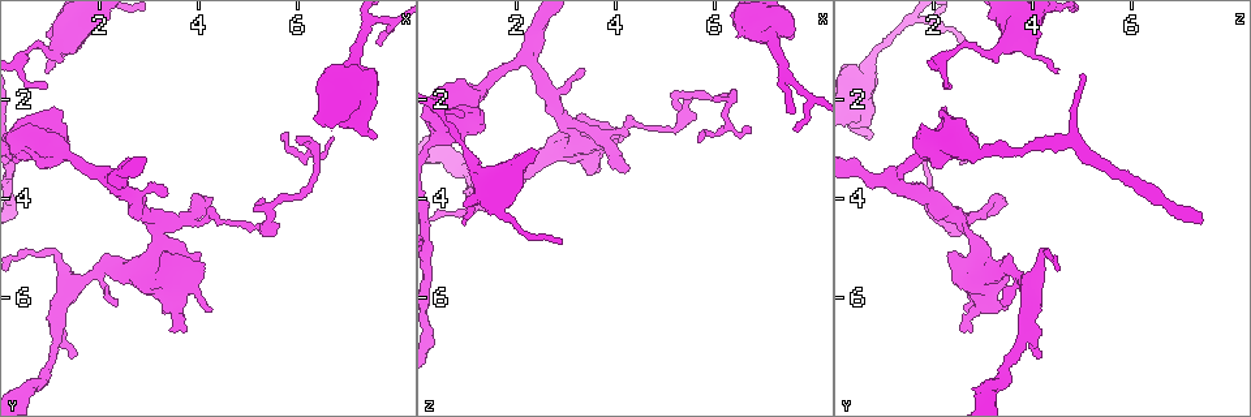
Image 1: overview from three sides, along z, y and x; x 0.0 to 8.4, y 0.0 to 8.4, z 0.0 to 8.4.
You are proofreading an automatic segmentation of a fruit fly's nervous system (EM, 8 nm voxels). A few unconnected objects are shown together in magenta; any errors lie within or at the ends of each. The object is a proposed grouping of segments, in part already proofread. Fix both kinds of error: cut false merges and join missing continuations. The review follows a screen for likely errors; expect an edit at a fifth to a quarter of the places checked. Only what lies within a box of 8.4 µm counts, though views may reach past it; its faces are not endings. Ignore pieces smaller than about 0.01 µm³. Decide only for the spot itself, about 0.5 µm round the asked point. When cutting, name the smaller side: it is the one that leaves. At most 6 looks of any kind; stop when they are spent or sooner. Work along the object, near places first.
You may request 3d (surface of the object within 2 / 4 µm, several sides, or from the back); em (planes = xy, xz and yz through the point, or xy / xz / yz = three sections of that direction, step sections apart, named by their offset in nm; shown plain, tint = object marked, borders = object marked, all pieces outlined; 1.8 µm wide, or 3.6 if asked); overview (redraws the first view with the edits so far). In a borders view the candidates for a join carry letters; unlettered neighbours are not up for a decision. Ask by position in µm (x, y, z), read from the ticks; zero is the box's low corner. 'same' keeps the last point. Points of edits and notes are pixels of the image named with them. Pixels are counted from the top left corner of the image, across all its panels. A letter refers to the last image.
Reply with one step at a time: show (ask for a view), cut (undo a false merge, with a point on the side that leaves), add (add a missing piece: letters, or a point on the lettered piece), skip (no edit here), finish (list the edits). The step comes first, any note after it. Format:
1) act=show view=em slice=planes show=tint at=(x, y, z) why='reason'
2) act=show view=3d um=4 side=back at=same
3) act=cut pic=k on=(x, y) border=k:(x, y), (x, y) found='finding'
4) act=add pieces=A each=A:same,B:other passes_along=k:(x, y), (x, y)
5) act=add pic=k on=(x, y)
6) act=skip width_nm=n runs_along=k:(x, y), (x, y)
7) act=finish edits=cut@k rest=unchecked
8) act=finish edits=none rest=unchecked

act=show view=3d um=2 side=back at=(0.90, 1.40, 4.50) why='an open end'

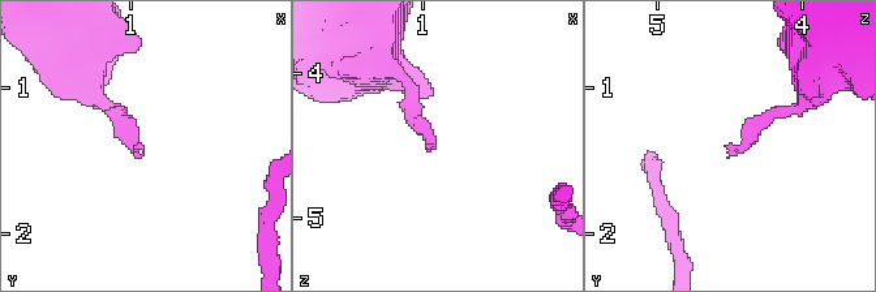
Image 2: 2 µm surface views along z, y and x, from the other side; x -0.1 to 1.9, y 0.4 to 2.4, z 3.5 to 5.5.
act=show view=em slice=xz step=8 show=plain at=(0.94, 1.42, 4.54)

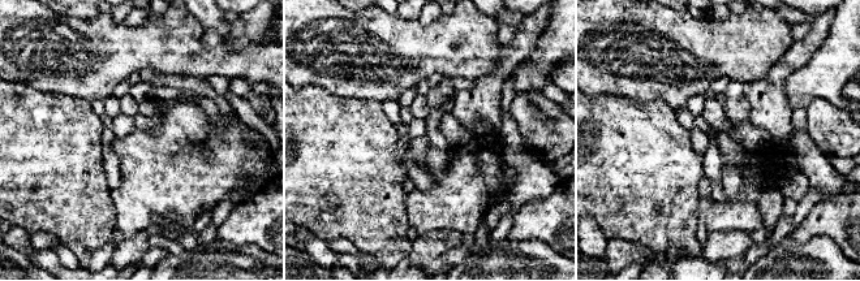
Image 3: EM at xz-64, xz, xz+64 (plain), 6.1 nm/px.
act=show view=em slice=xz step=8 show=borders at=same why='what lies round it'

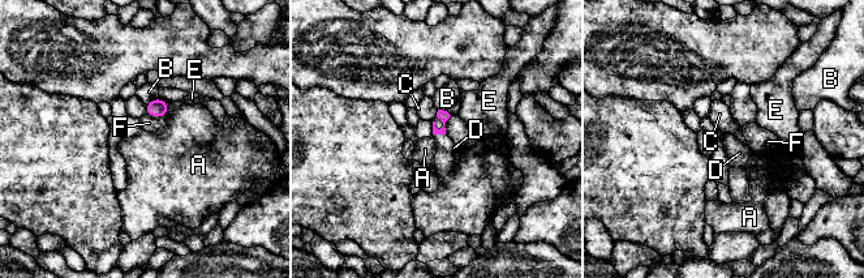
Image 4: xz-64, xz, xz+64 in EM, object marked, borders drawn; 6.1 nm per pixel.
act=add pieces=D each=A:other,B:other,C:other,D:same,E:other,F:other passes_along=4:(443, 116), (439, 133), (446, 149) found='it goes on there'

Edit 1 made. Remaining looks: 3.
act=show view=overview why='see it whole again'

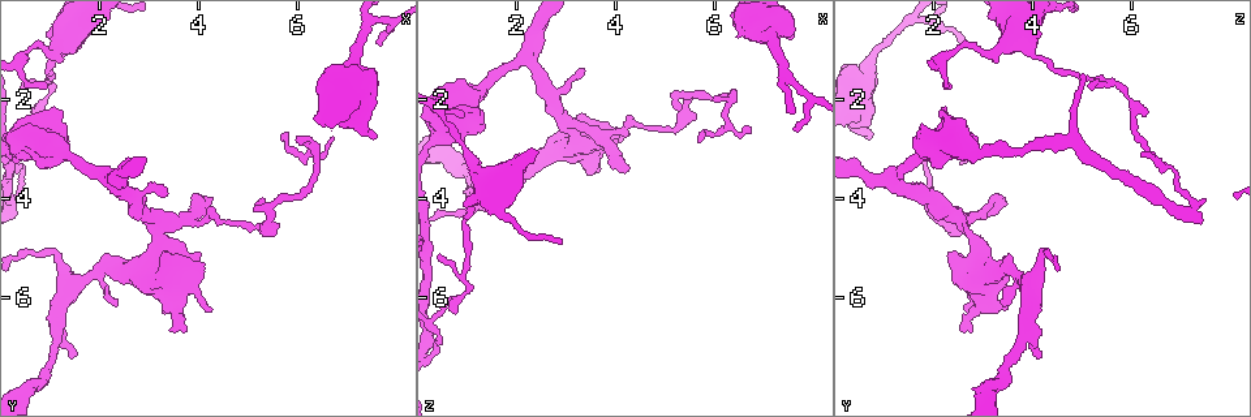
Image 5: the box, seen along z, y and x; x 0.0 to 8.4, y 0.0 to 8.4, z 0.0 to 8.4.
act=show view=em slice=planes show=tint at=(3.20, 4.50, 2.60) why='sharp bend'

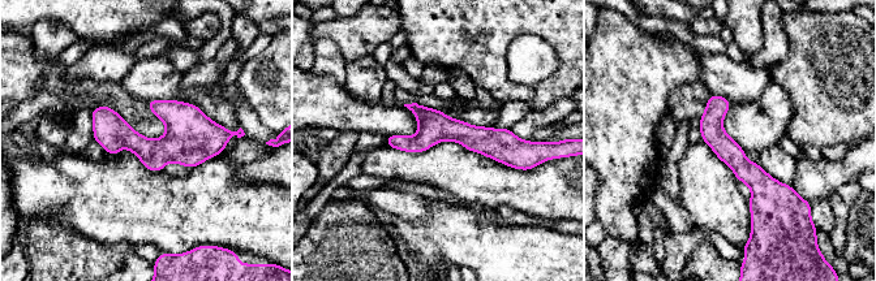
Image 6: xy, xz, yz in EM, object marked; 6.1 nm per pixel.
act=show view=em slice=planes show=borders at=same

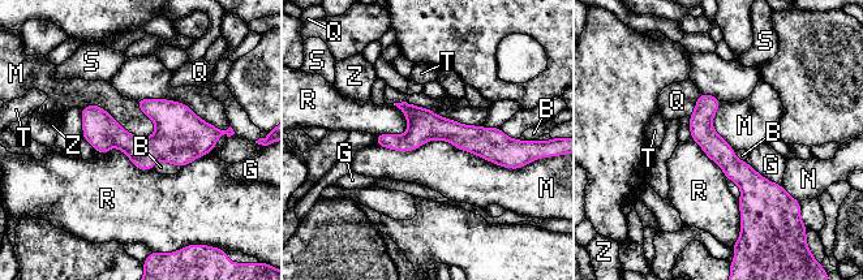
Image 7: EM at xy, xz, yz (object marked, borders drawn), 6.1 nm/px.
act=skip longest_contact=M:850nm each=B:other,G:other,M:other,N:other,Q:other,R:other,S:other,T:other,Z:other runs_along=7:(85, 111), (129, 145), (214, 132) found='one cell here'

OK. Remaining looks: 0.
act=finish edits=add@4 rest=unchecked

